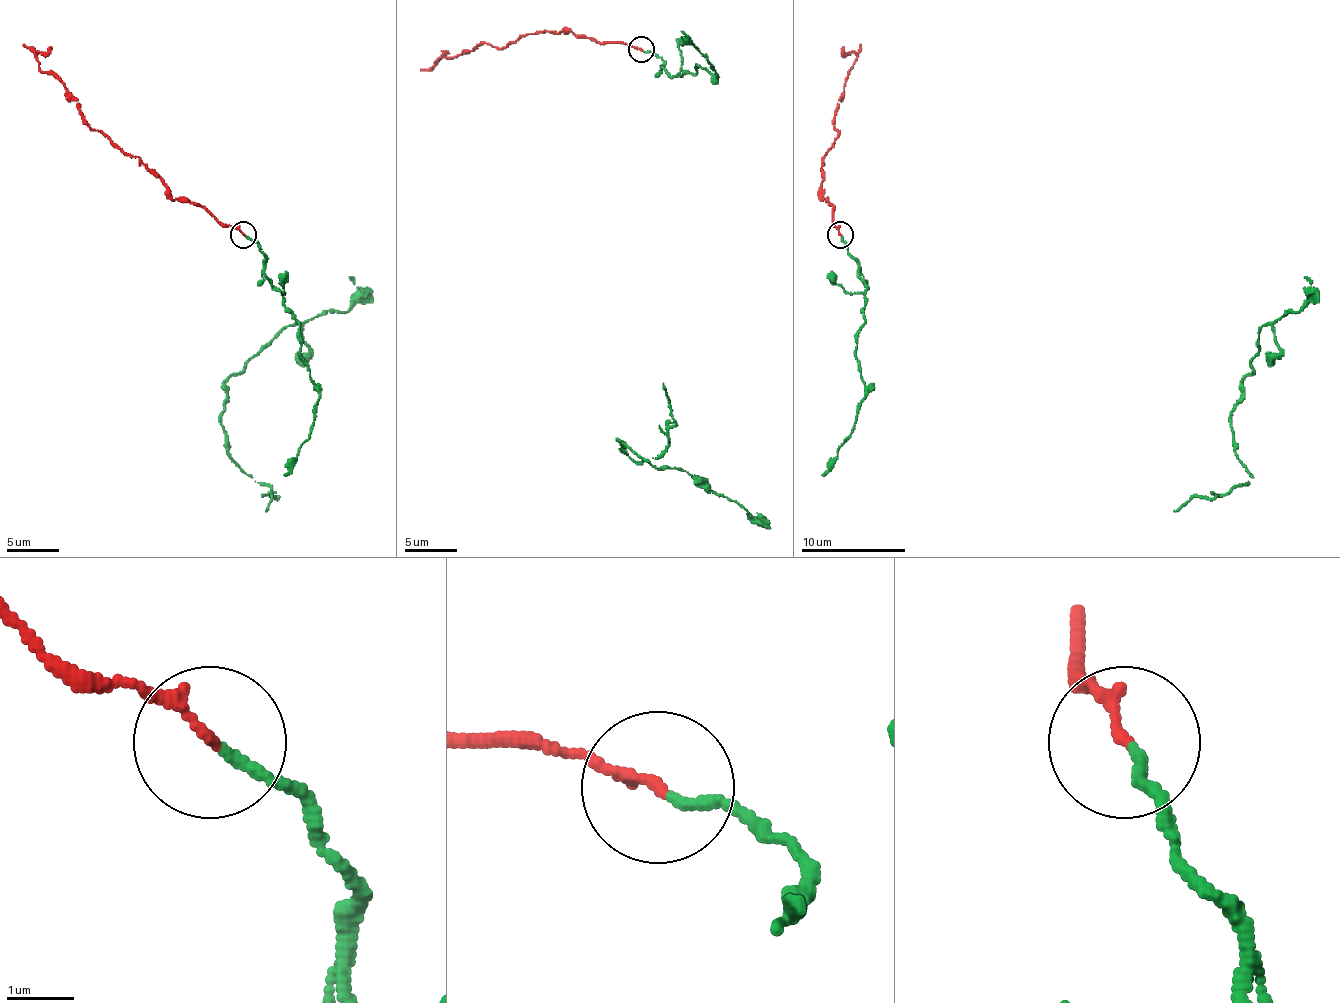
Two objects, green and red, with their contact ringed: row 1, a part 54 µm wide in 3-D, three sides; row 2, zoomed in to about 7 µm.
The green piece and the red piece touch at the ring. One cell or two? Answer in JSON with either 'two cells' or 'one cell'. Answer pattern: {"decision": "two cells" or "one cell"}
{"decision": "one cell"}

